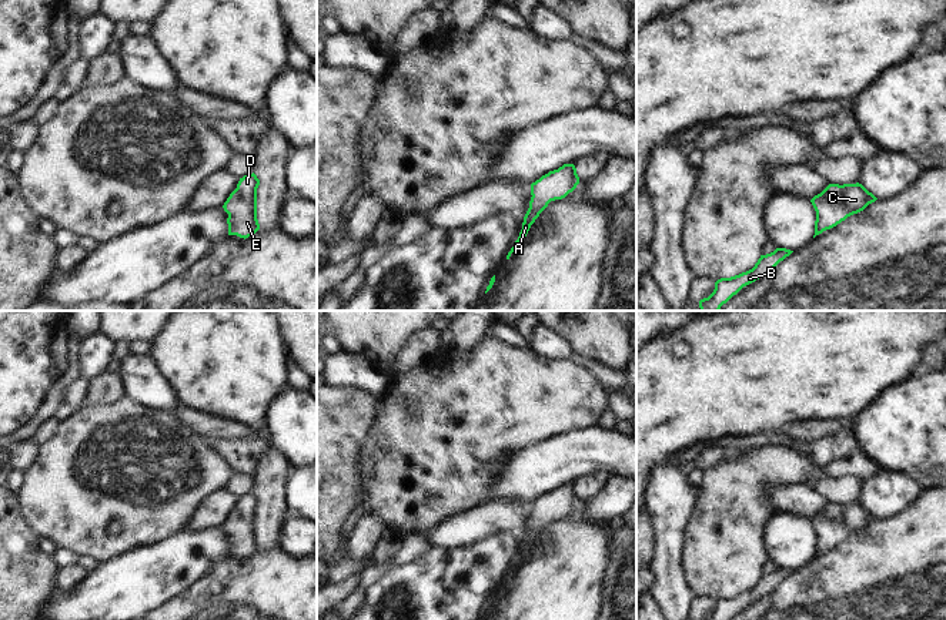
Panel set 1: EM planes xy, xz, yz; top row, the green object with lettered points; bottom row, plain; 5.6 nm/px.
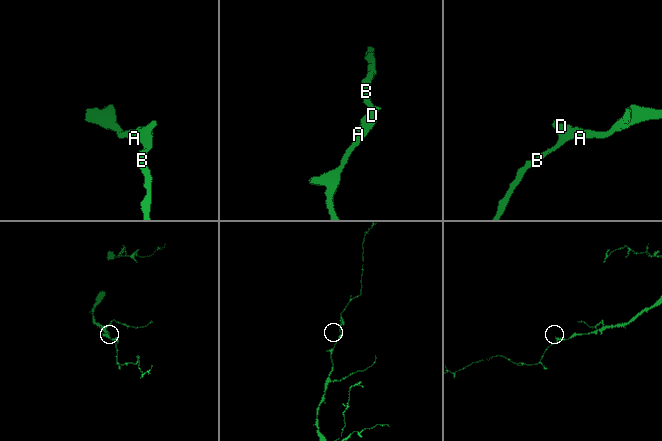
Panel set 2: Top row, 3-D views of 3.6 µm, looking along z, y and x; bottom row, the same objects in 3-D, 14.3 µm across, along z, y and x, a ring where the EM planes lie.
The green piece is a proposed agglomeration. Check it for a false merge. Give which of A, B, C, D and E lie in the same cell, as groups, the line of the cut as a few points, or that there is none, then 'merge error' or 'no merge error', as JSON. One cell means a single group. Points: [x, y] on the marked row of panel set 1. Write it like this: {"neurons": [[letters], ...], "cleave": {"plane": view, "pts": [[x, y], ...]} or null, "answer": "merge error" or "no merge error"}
{"neurons": [["A", "B", "C", "D", "E"]], "cleave": null, "answer": "no merge error"}

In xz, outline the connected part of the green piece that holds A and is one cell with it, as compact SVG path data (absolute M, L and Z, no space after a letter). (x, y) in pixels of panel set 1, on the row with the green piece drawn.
M564 164L558 170L549 171L539 180L531 184L531 201L529 208L524 217L522 229L518 239L507 255L509 259L511 254L515 251L518 242L524 239L539 217L539 214L548 207L551 201L562 200L569 192L572 192L579 184L579 177L574 164Z

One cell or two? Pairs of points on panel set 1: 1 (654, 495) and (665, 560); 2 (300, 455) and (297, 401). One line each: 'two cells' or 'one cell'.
1: one cell
2: one cell

